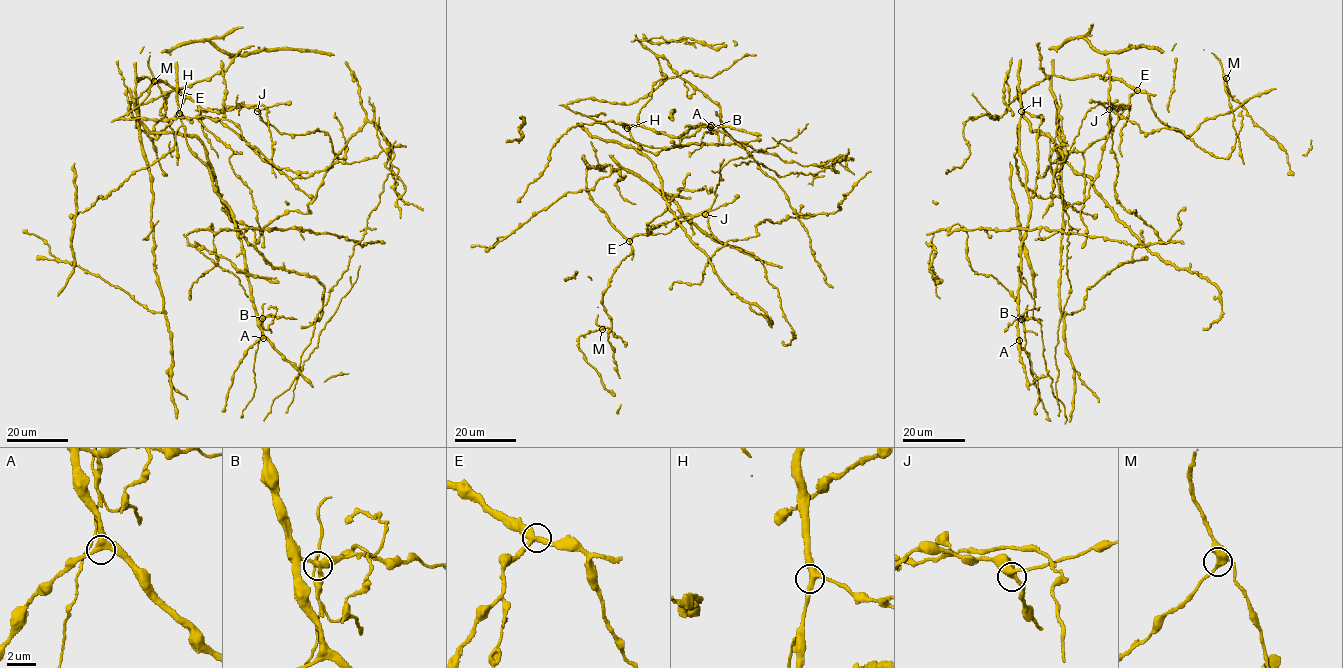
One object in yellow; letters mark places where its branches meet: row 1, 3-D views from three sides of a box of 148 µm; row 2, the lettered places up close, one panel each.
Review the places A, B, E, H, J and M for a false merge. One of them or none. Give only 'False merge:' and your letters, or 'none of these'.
False merge: B

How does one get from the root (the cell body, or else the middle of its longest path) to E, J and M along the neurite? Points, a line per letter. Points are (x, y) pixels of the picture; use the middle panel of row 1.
E: (716, 187), (715, 200), (708, 209), (657, 224), (629, 241)
J: (716, 187), (712, 205), (701, 213), (705, 214)
M: (716, 187), (708, 209), (633, 237), (633, 251), (616, 268), (602, 295), (613, 334), (602, 329)

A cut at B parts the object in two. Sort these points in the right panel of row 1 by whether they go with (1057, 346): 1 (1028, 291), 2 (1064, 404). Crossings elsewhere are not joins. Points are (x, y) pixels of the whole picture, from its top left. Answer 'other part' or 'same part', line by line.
1: other part
2: other part

